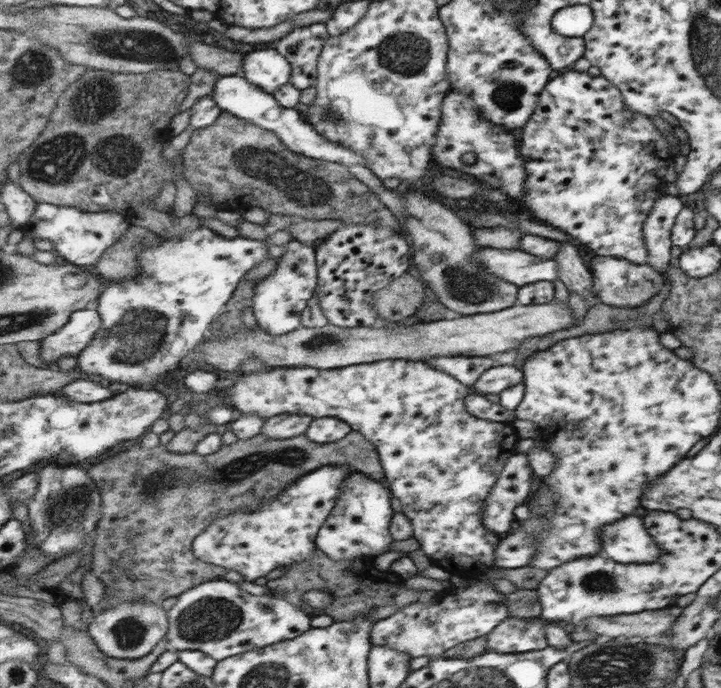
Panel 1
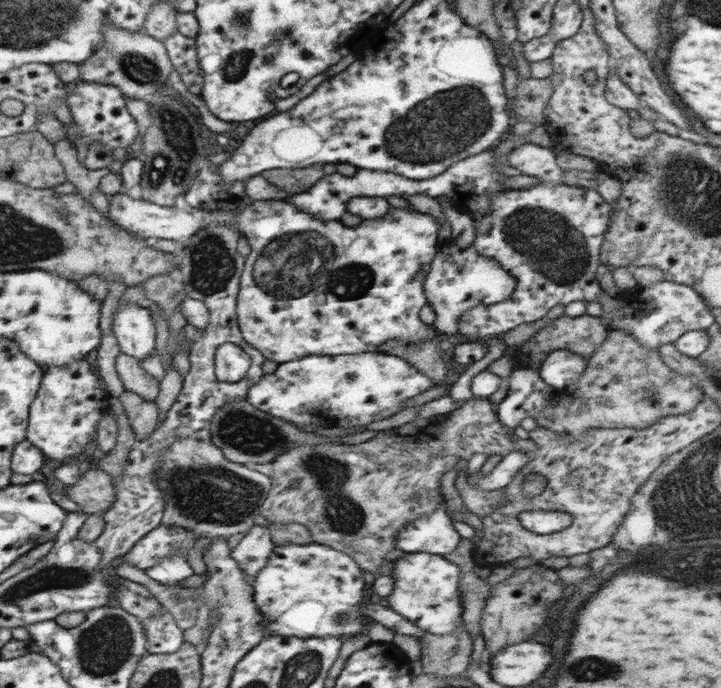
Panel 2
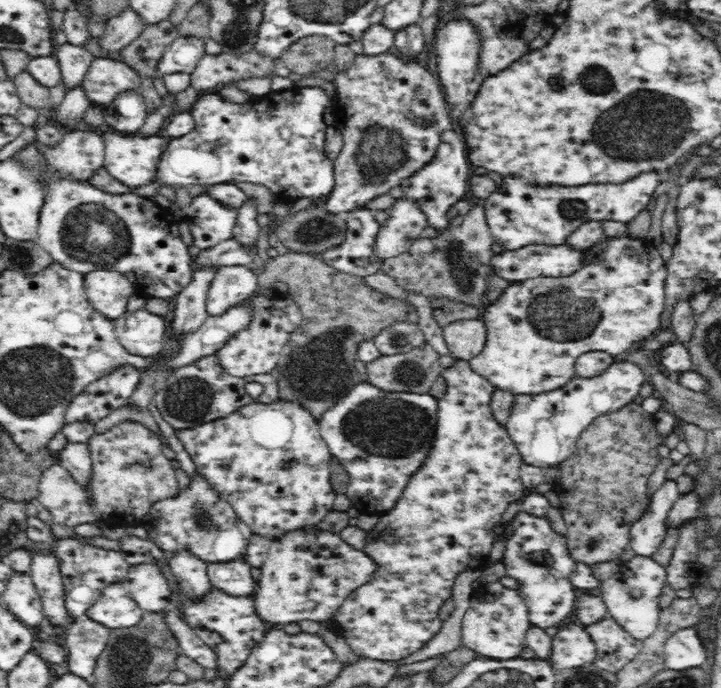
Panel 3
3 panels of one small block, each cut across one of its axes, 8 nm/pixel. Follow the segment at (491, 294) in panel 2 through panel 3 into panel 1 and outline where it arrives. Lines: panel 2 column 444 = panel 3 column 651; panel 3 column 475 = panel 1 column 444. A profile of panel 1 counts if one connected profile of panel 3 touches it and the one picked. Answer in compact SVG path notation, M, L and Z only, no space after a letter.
M444 356L432 358L425 362L440 369L440 371L450 373L468 388L481 378L484 371L496 366L494 359L490 356Z

